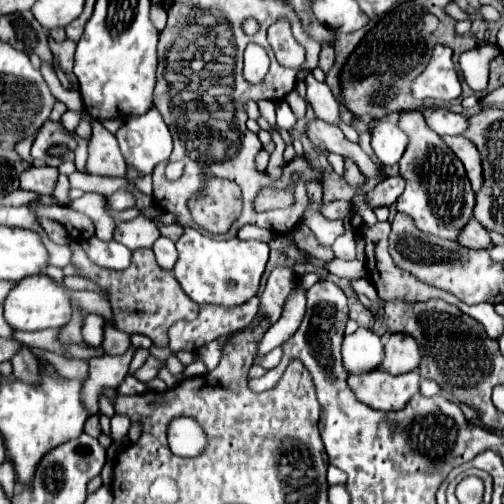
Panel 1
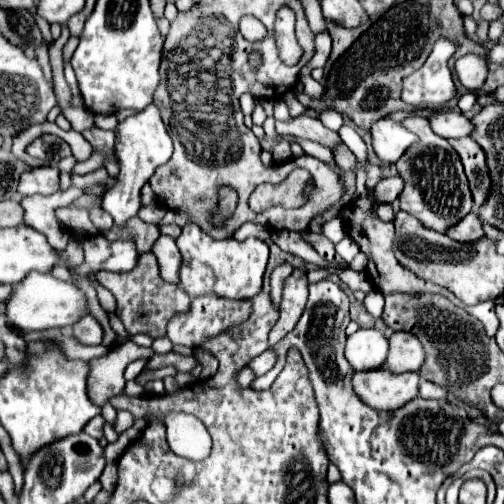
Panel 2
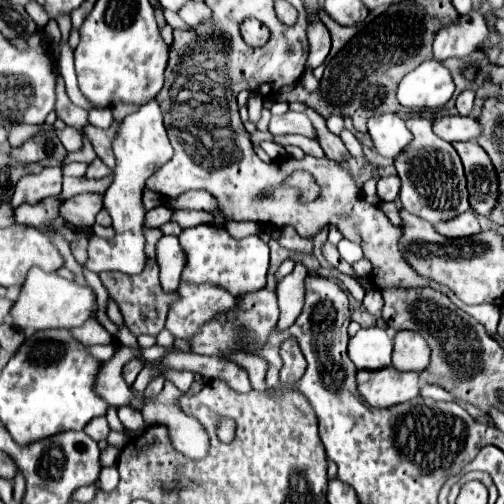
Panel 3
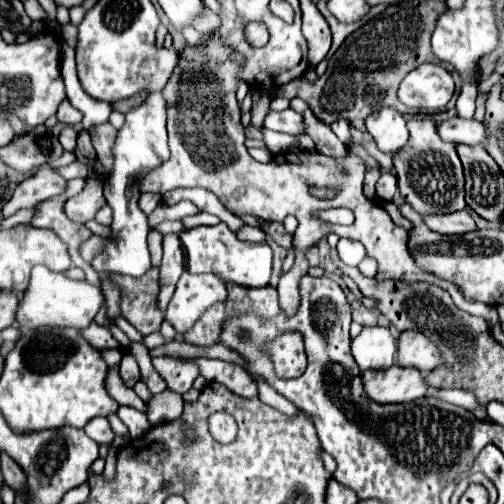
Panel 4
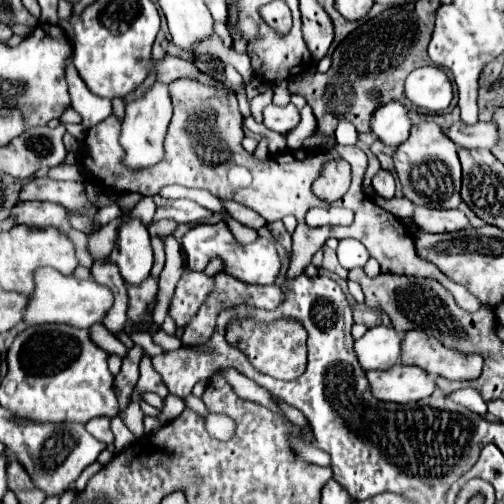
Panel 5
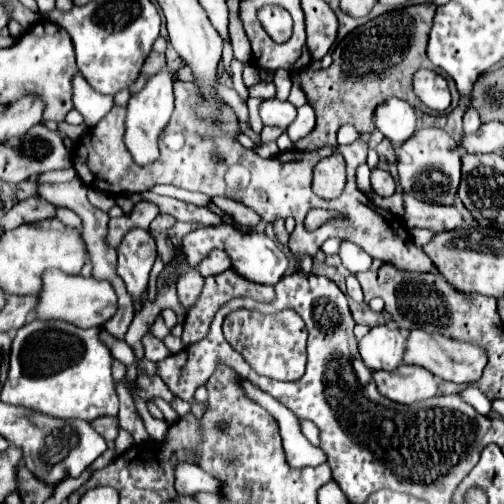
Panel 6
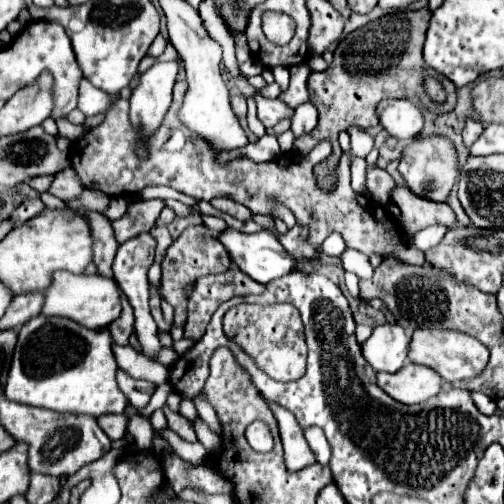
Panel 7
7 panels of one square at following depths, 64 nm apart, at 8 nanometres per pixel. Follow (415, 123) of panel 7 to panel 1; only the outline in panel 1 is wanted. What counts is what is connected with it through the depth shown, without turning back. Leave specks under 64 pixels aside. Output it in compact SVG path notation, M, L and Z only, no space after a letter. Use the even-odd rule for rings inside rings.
M382 120L372 132L372 150L384 166L396 164L408 144L408 136L398 128L398 124Z

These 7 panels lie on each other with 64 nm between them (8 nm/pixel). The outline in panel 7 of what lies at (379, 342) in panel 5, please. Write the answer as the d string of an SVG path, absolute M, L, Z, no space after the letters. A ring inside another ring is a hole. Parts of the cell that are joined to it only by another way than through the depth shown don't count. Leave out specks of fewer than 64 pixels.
M398 324L376 326L370 338L362 344L364 360L376 372L398 372L406 362L412 332L412 328Z

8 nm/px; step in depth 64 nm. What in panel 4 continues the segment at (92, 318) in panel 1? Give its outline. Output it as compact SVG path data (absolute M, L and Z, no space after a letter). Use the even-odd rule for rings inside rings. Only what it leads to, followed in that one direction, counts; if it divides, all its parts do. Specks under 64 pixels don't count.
M92 322L80 334L84 334L88 344L92 344L92 348L96 348L96 350L102 350L102 348L120 348L120 344L112 338L110 330L106 326L98 326L96 322Z

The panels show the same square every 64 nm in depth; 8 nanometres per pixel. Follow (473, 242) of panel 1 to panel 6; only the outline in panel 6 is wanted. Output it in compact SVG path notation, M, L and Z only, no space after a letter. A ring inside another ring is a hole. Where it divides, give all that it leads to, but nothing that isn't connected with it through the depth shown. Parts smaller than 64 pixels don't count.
M406 192L402 196L404 196L404 204L406 204L404 222L410 230L426 228L432 232L446 232L446 230L456 230L464 224L462 214L454 206L426 204Z

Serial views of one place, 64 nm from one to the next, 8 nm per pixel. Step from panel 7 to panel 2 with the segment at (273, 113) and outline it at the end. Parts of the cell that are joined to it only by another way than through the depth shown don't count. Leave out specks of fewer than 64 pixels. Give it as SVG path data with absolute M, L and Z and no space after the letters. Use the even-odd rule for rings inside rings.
M302 114L298 118L290 118L288 122L276 122L276 130L280 136L294 134L294 136L318 142L326 148L336 148L342 144L342 138L338 132L328 130L320 120L310 118L308 114Z

